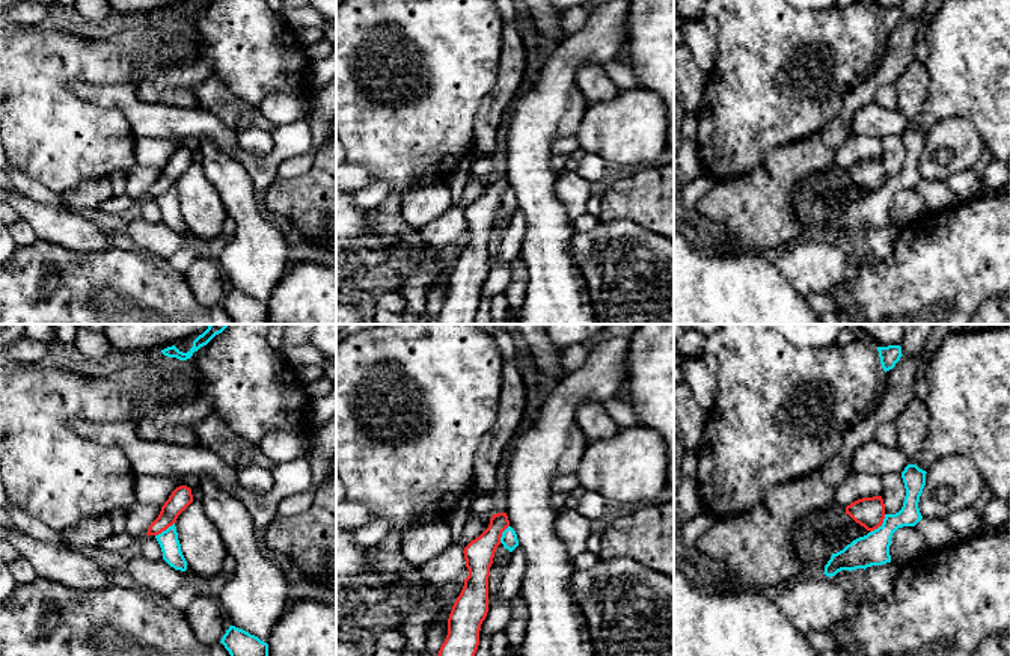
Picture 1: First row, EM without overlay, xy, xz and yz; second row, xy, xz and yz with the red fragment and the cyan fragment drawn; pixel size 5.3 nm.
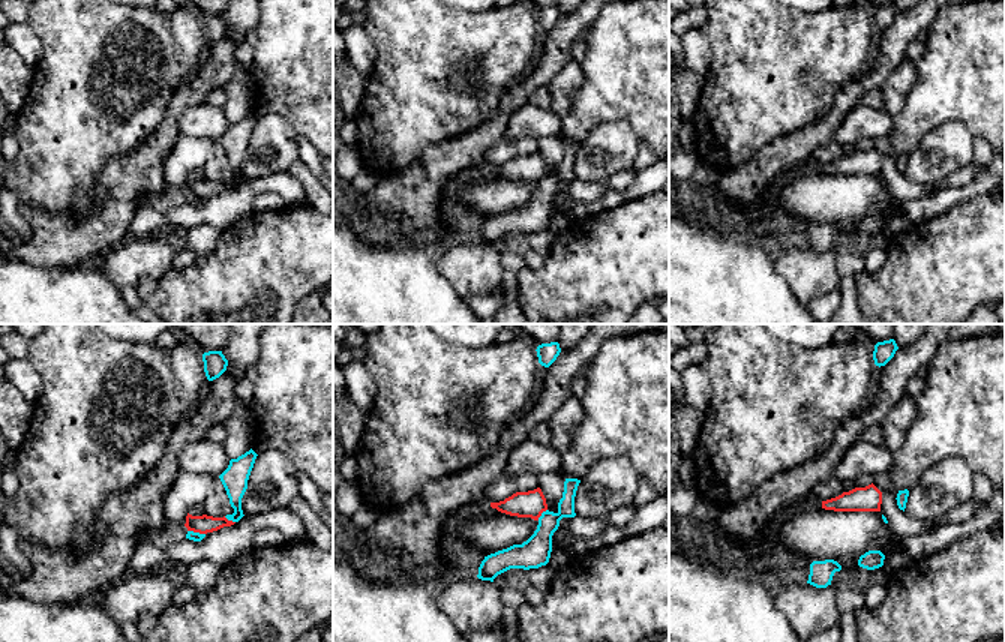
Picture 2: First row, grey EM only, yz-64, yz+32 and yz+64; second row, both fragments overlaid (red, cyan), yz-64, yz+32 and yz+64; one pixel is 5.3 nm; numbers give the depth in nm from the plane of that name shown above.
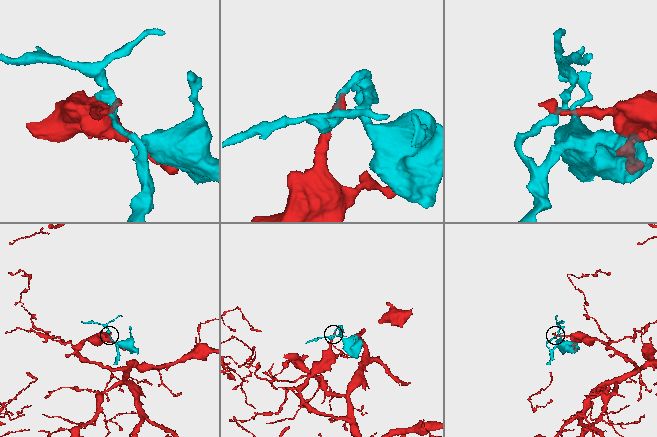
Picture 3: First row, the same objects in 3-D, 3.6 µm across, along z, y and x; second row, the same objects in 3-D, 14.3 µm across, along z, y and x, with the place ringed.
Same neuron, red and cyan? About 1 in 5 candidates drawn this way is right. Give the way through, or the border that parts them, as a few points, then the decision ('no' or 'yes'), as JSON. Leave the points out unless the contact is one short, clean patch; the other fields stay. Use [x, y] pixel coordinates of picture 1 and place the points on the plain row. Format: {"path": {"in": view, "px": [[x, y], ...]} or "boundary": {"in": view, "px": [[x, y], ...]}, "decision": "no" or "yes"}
{"boundary": {"in": "yz", "px": [[885, 177], [884, 183], [870, 195]]}, "decision": "no"}

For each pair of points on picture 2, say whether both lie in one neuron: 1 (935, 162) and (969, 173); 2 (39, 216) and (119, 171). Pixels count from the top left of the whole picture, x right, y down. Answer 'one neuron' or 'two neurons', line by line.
1: two neurons
2: one neuron

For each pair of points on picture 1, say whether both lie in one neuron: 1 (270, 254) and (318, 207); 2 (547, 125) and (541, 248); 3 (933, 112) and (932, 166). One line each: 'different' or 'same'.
1: different
2: same
3: different

